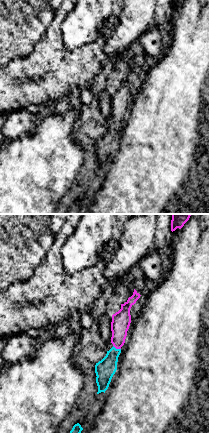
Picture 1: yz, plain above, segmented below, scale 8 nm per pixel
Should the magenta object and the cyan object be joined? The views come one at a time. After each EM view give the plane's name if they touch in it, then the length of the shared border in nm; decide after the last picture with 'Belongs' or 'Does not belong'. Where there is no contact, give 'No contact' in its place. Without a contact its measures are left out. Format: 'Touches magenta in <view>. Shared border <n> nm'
Touches magenta in yz. Shared border 70 nm

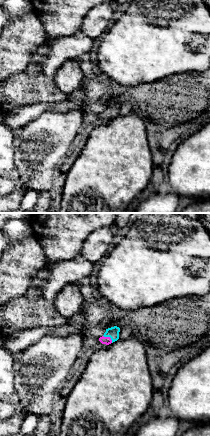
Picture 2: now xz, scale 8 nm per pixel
Touches magenta in xz. Shared border 100 nm

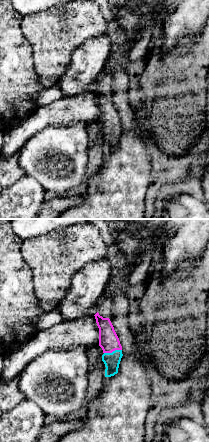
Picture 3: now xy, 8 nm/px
Touches magenta in xy. Shared border 150 nm

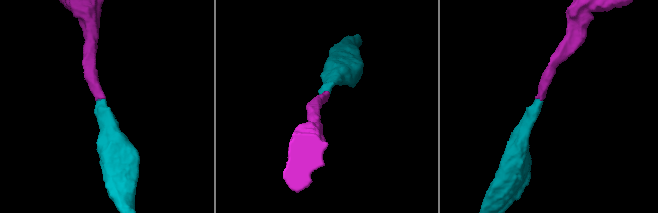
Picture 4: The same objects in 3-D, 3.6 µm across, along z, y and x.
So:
Belongs

